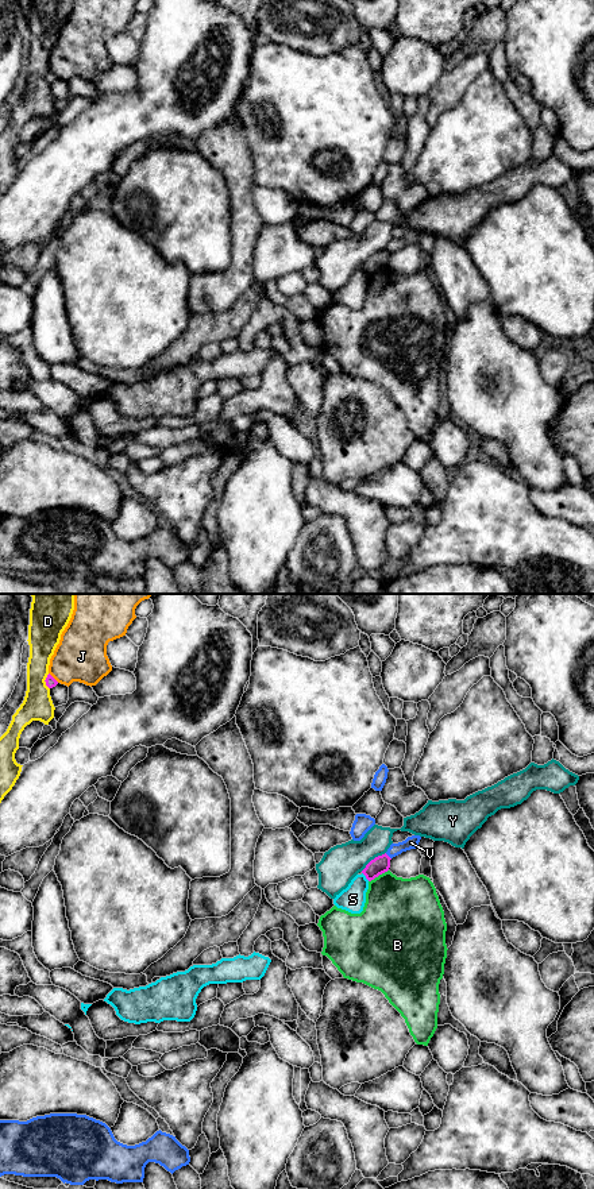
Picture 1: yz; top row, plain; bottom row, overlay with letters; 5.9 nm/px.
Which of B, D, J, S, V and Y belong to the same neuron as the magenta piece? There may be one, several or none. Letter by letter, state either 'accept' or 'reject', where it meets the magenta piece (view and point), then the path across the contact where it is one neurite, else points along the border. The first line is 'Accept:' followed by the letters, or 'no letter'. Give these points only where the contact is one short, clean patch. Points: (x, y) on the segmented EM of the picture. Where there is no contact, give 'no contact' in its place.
Accept: no letter
B: reject; meets magenta in yz at (378, 875)
D: reject; meets magenta in yz at (46, 682)
J: reject; meets magenta in yz at (53, 678)
S: reject; meets magenta in yz at (365, 875); border along yz (362, 872), (369, 880)
V: reject; meets magenta in yz at (388, 856)
Y: reject; meets magenta in yz at (374, 859)

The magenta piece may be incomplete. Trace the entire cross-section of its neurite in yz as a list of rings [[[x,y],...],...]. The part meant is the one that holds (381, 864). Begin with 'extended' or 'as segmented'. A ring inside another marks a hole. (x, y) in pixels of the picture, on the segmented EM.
as segmented; [[[385,853],[382,856],[375,857],[371,860],[366,868],[362,870],[362,873],[366,876],[369,881],[374,880],[379,875],[385,873],[390,868],[390,857]]]

